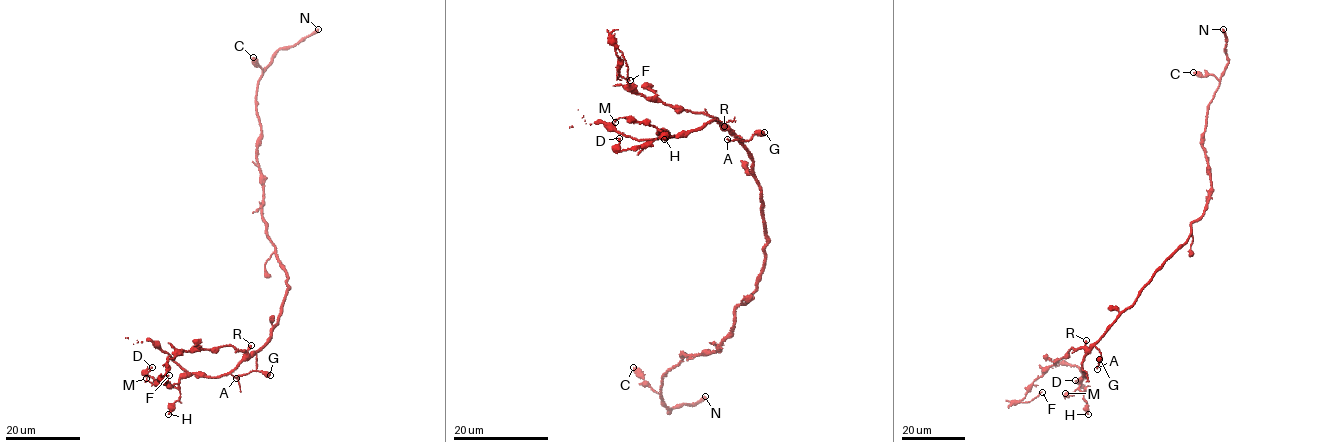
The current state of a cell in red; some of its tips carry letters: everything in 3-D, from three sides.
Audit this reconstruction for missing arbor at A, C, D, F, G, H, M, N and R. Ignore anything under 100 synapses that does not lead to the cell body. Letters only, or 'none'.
N

